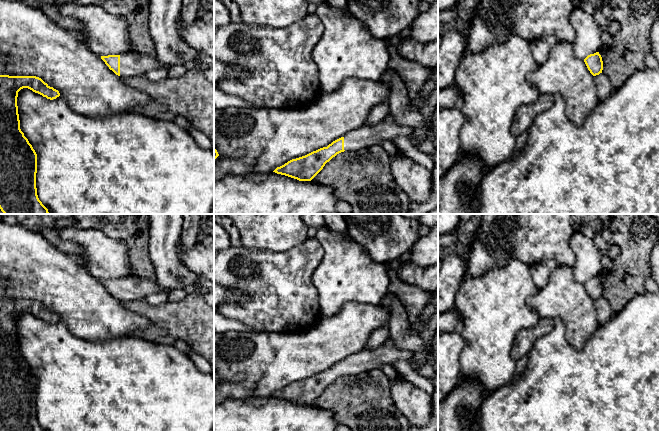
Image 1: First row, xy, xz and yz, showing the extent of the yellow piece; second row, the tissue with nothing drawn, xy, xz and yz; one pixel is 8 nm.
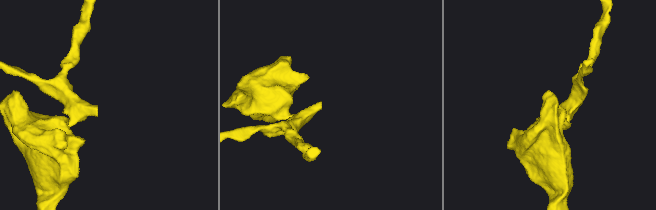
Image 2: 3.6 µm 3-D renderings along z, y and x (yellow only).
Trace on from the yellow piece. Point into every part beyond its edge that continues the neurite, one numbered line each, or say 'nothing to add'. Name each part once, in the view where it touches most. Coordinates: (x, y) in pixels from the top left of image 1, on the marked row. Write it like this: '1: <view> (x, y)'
1: xy (191, 96)

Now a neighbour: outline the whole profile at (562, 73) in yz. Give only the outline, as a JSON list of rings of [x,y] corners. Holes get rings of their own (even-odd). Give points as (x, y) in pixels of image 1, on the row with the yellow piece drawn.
[[[559,42],[550,51],[547,60],[528,75],[540,94],[559,94],[566,105],[566,115],[570,121],[581,126],[599,102],[594,76],[583,59],[575,56],[571,42]]]

